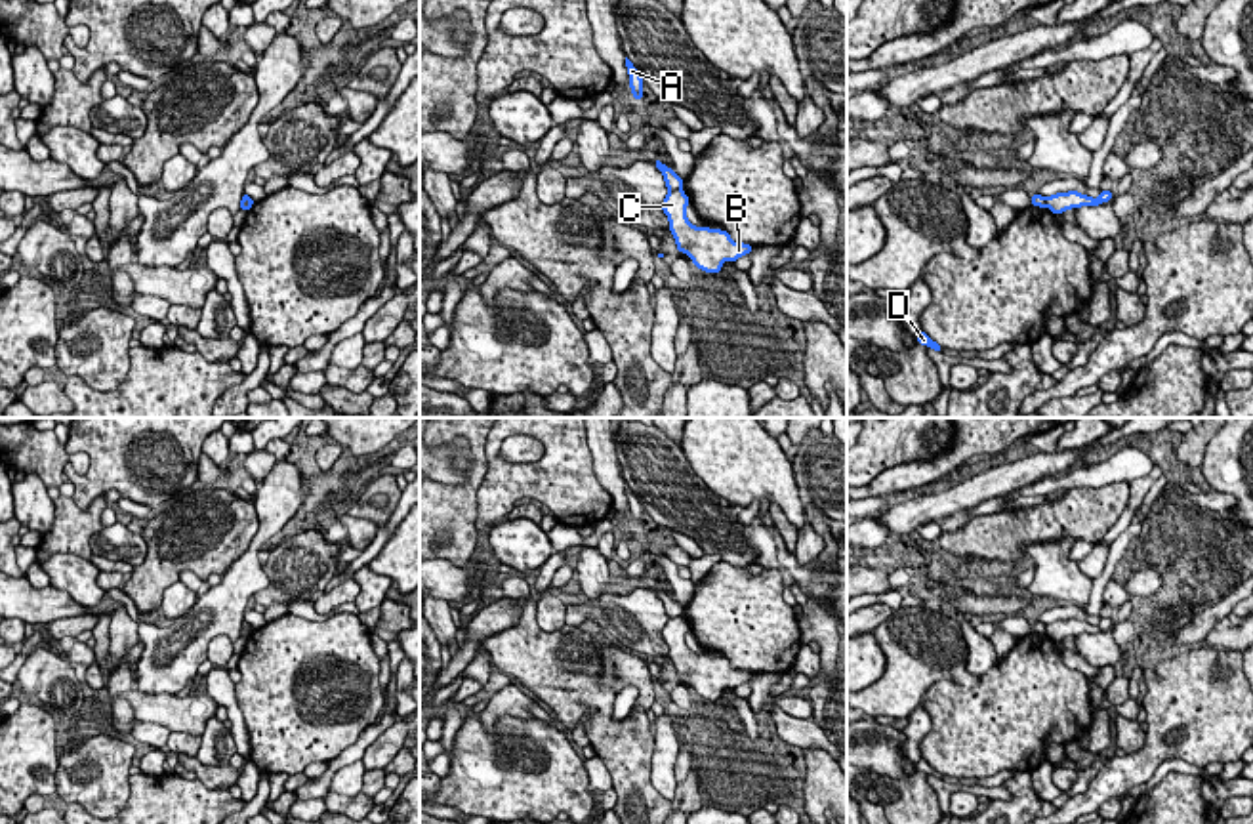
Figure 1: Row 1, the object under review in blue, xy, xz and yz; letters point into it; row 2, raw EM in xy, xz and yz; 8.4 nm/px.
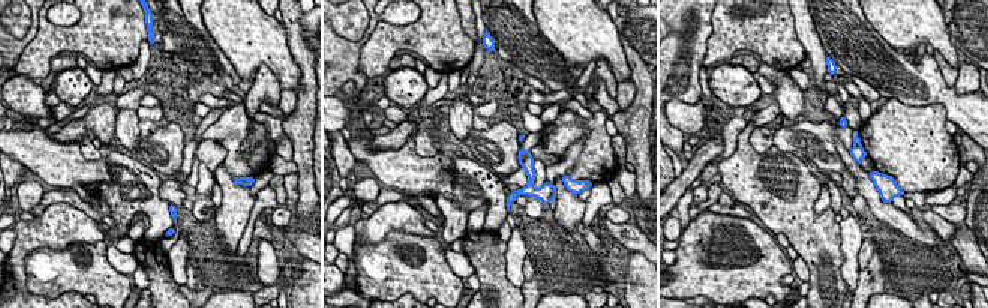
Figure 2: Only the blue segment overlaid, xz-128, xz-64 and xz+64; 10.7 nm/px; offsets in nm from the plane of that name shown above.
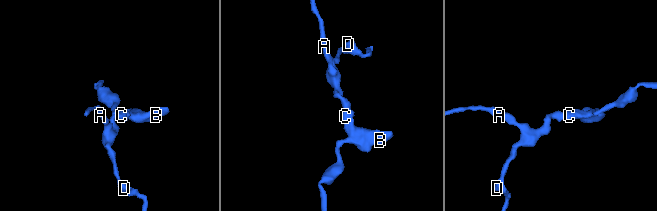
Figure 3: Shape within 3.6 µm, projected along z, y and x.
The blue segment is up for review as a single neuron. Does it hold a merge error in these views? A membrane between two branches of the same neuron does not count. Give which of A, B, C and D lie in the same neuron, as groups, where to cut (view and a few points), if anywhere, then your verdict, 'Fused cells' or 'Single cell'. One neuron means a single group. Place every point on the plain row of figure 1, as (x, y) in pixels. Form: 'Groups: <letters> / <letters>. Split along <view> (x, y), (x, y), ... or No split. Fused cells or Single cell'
Groups: A D / B C. Split along xz (679, 615), (670, 618). Fused cells

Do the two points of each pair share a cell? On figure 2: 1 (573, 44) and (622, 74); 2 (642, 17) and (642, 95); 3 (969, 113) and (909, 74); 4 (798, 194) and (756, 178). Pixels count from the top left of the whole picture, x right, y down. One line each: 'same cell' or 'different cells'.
1: same cell
2: different cells
3: same cell
4: same cell

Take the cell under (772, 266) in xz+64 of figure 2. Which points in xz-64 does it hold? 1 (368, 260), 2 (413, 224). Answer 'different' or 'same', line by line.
1: same
2: different

